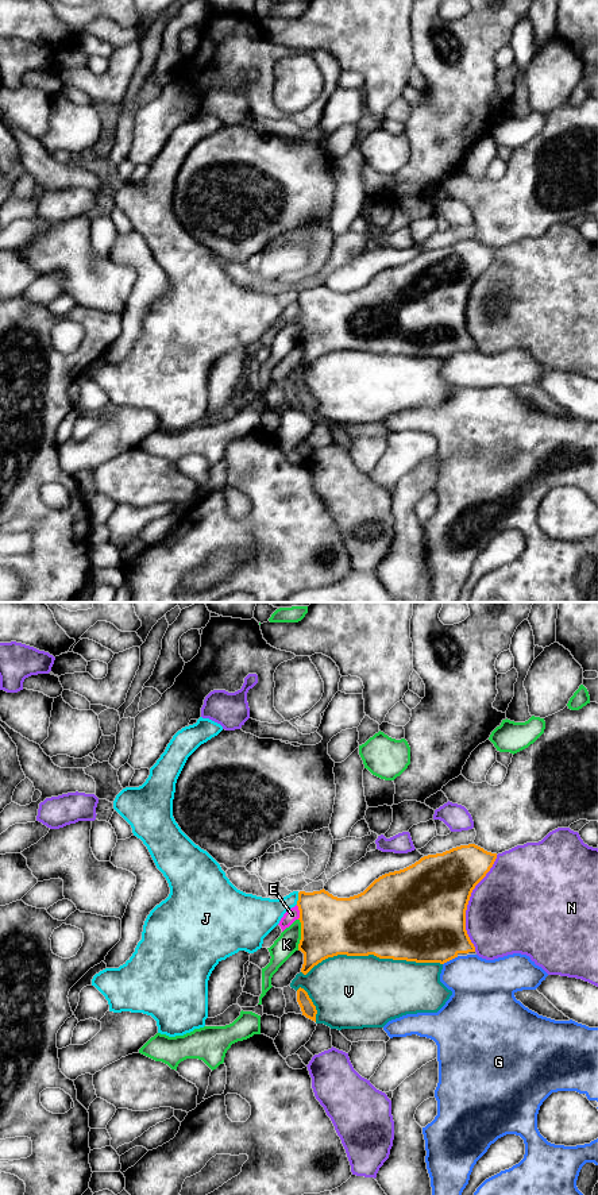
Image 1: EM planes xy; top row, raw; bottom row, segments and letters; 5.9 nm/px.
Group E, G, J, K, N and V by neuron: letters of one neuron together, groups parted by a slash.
E / G / J / K / N / V

